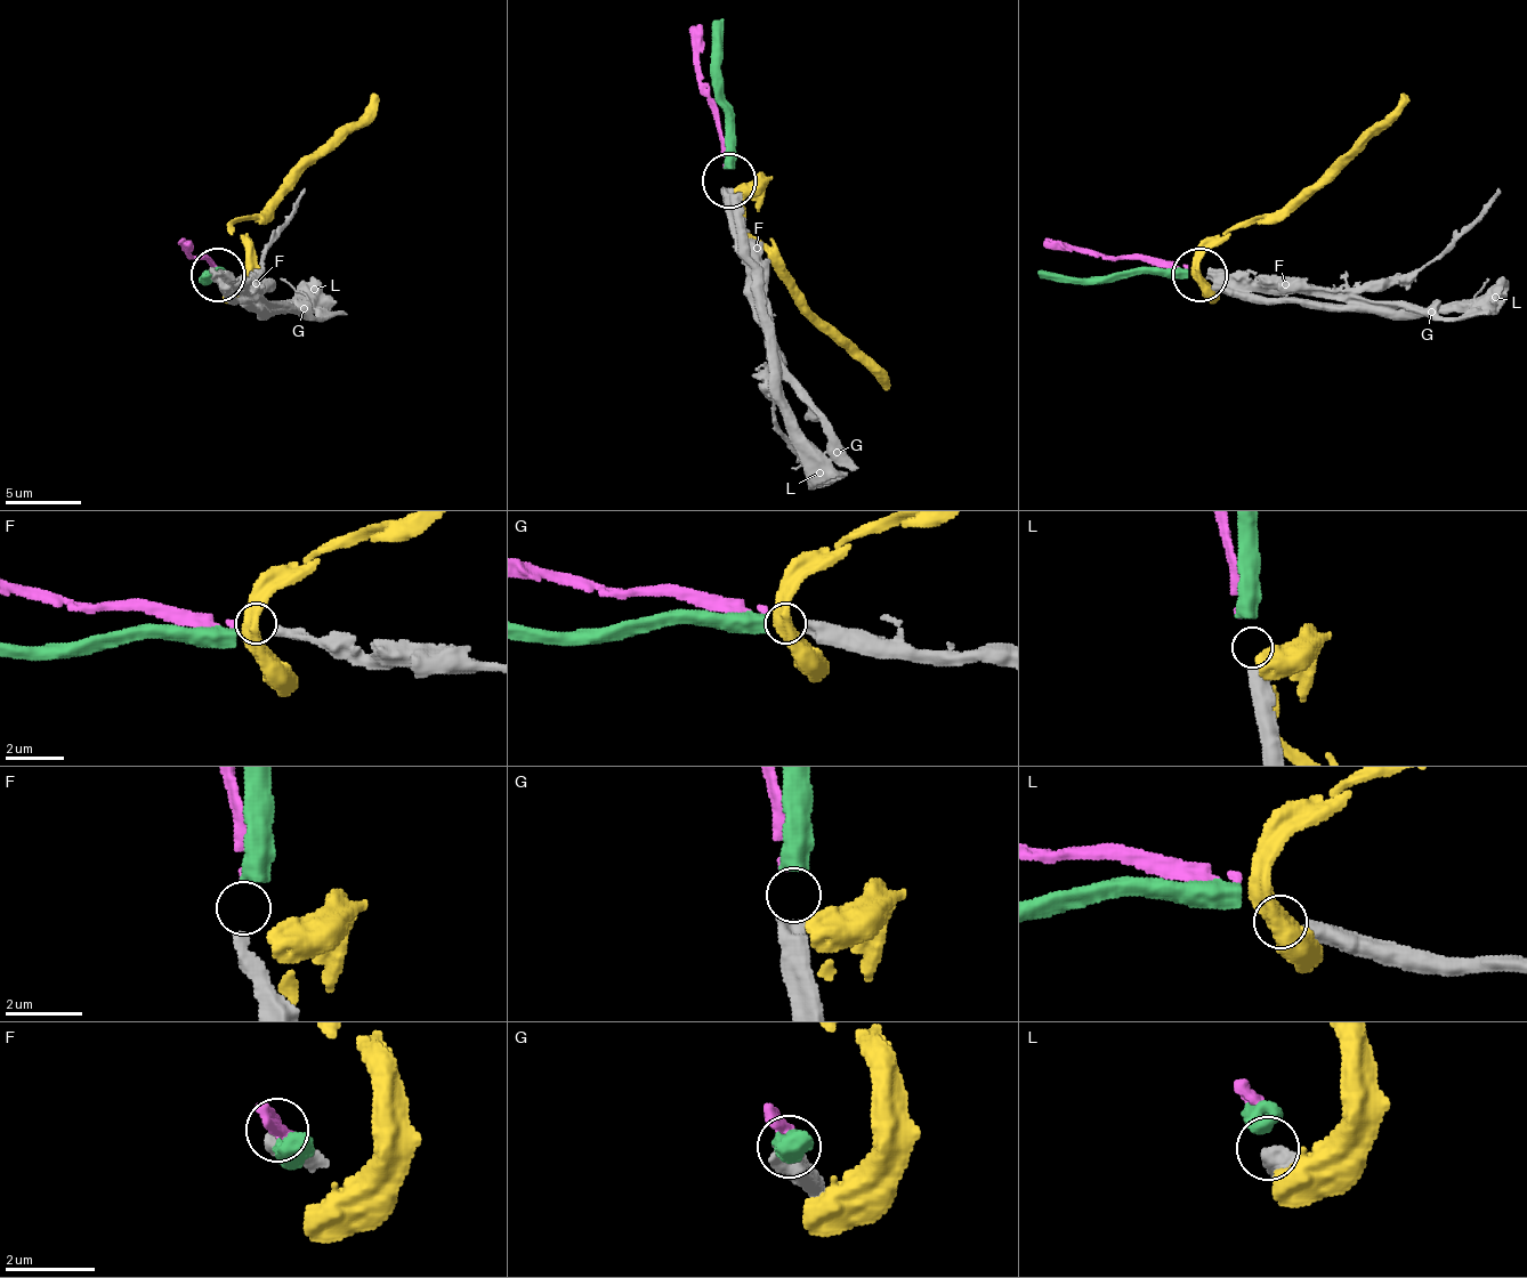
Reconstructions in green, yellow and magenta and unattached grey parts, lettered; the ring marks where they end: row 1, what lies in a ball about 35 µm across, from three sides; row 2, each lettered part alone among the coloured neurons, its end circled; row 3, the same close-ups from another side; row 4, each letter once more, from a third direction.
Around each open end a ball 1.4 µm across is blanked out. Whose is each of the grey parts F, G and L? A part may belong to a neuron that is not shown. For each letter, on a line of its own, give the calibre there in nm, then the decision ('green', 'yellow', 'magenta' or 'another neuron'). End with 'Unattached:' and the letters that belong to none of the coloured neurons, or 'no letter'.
F: 320 nm thick; magenta
G: 550 nm thick; green
L: 500 nm thick; another neuron
Unattached: L

